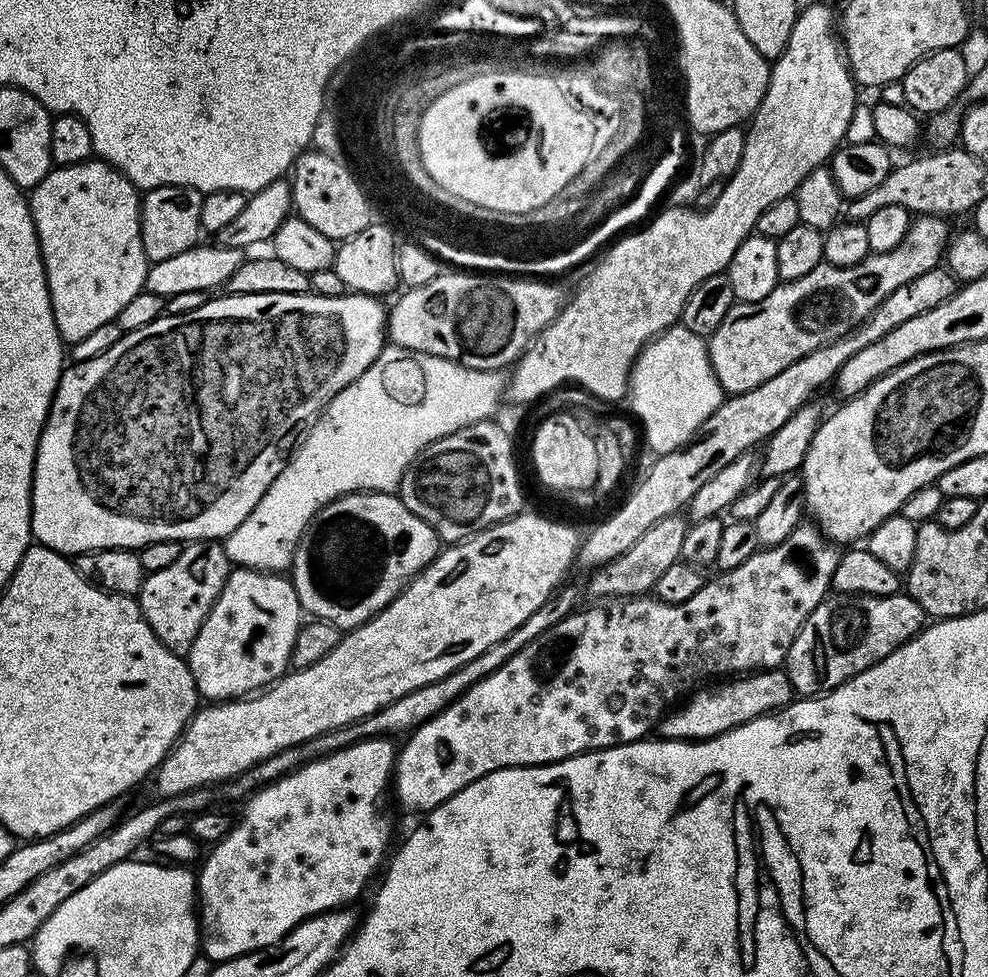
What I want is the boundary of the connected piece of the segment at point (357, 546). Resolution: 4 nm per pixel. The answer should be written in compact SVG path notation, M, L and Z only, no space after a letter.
M351 492L345 496L339 496L337 500L332 500L325 508L321 508L320 513L308 524L308 529L302 533L300 541L296 543L296 553L292 555L290 579L300 599L301 609L309 617L330 622L335 628L341 630L351 630L362 626L367 620L373 620L385 606L394 602L394 598L403 590L405 584L426 567L441 550L440 537L430 525L422 522L422 518L418 518L418 514L414 514L401 502L399 495L390 492Z

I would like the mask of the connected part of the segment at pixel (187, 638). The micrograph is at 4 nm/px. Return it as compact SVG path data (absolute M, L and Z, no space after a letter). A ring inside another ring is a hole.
M193 540L183 545L178 558L170 566L145 575L138 593L138 603L150 630L164 643L165 648L169 648L176 656L187 657L190 646L194 646L194 638L198 638L198 630L202 630L202 622L206 622L214 602L220 599L224 583L228 581L228 573L233 567L221 541Z

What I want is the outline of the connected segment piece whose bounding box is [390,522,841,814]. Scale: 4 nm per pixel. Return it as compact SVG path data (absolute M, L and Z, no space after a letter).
M804 522L793 530L781 544L755 552L735 570L716 574L713 580L711 578L704 583L701 589L684 604L668 604L647 594L625 599L620 604L621 608L592 608L588 613L582 610L572 611L562 622L546 630L546 634L530 642L530 646L522 646L522 650L518 650L518 654L514 654L510 662L498 666L494 674L470 686L470 690L466 690L455 702L446 706L446 710L442 710L425 724L419 724L405 739L409 740L405 742L404 748L402 744L397 751L396 766L392 769L391 791L393 793L396 791L396 800L402 807L409 808L412 812L420 812L419 814L427 814L433 812L438 806L442 806L442 802L446 802L454 794L458 794L458 790L470 786L470 782L478 782L478 778L494 770L530 768L537 764L557 764L559 760L580 756L583 752L593 752L596 748L613 748L615 744L632 744L635 740L645 739L651 733L648 731L651 728L653 731L664 719L666 710L671 709L681 698L687 697L697 686L713 678L732 678L737 674L751 674L757 670L779 669L785 658L788 657L788 651L798 630L804 625L806 618L814 610L814 606L818 606L823 602L825 596L829 595L832 588L832 575L840 558L841 553L837 545L829 542L819 528Z

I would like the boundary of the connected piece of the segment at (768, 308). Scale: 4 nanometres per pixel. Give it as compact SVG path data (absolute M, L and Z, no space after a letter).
M917 215L908 228L906 238L902 238L902 242L898 242L898 246L894 246L894 250L872 252L862 262L845 268L825 262L814 270L810 270L810 274L806 274L806 278L777 284L776 289L762 302L733 304L730 314L726 314L726 318L722 318L722 326L718 326L718 330L714 330L714 334L707 337L706 340L708 357L721 388L728 394L754 390L754 386L762 386L762 382L766 382L766 378L774 378L774 374L786 370L786 366L790 366L790 362L798 362L798 358L834 342L838 338L849 336L863 320L870 318L870 314L874 314L876 307L886 297L894 294L894 290L898 290L898 286L918 278L918 274L926 274L926 270L934 267L933 261L940 262L945 259L945 249L936 248L936 240L932 235L935 232L946 231L947 222L949 221L943 215Z

